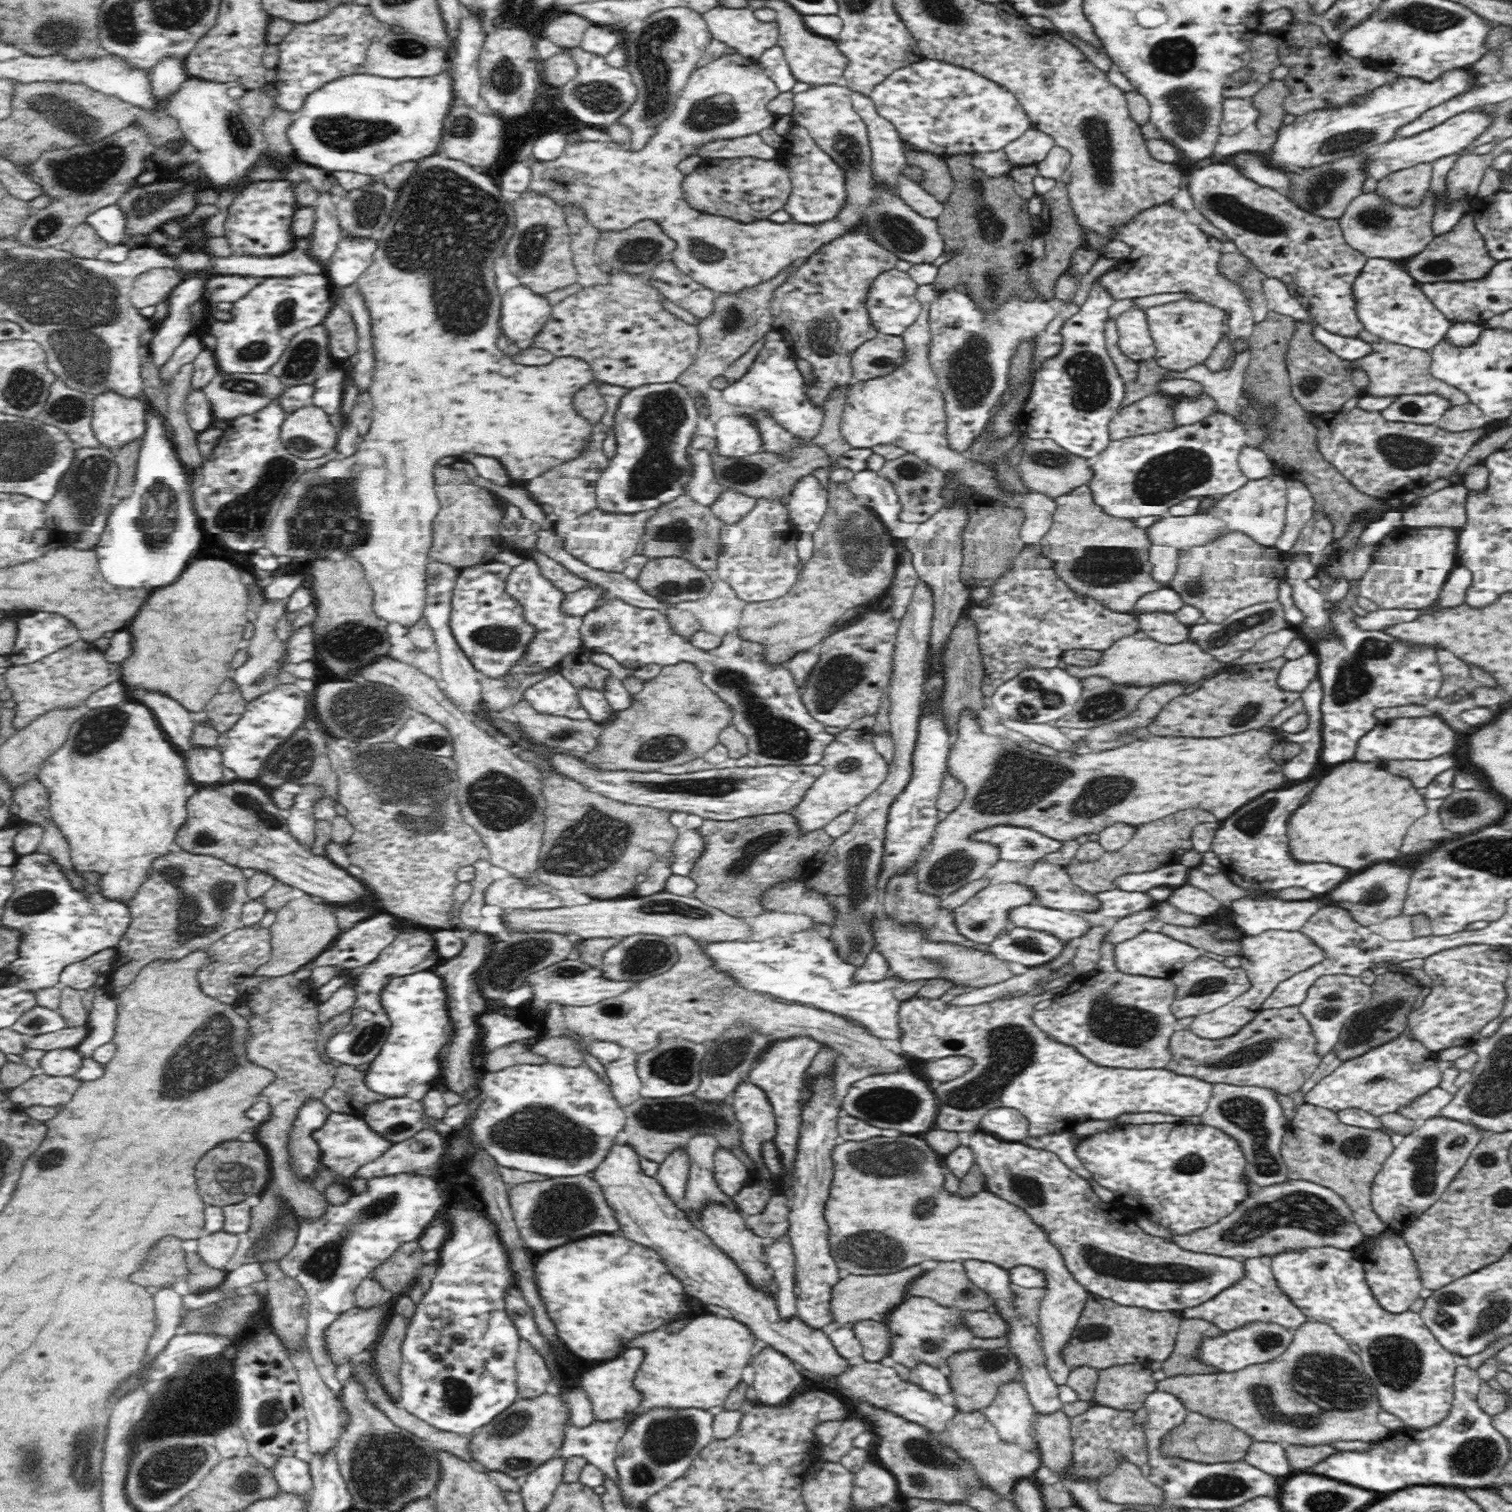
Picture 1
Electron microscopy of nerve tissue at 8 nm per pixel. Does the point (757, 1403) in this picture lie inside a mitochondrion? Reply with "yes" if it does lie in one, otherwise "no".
no

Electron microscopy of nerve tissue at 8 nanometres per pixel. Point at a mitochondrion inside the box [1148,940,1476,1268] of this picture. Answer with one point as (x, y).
(1298, 1213)

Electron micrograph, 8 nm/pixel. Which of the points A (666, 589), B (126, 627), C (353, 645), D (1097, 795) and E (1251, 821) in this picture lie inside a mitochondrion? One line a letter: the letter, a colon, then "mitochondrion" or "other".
A: mitochondrion
B: other
C: mitochondrion
D: mitochondrion
E: mitochondrion

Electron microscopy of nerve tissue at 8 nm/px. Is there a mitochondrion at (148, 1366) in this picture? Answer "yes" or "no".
no

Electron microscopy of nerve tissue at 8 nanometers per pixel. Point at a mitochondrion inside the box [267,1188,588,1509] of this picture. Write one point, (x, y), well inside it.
(385, 1467)

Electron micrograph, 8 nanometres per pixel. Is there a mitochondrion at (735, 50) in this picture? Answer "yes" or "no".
no

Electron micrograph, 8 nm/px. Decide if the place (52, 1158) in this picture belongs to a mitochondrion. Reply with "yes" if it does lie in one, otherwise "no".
yes

